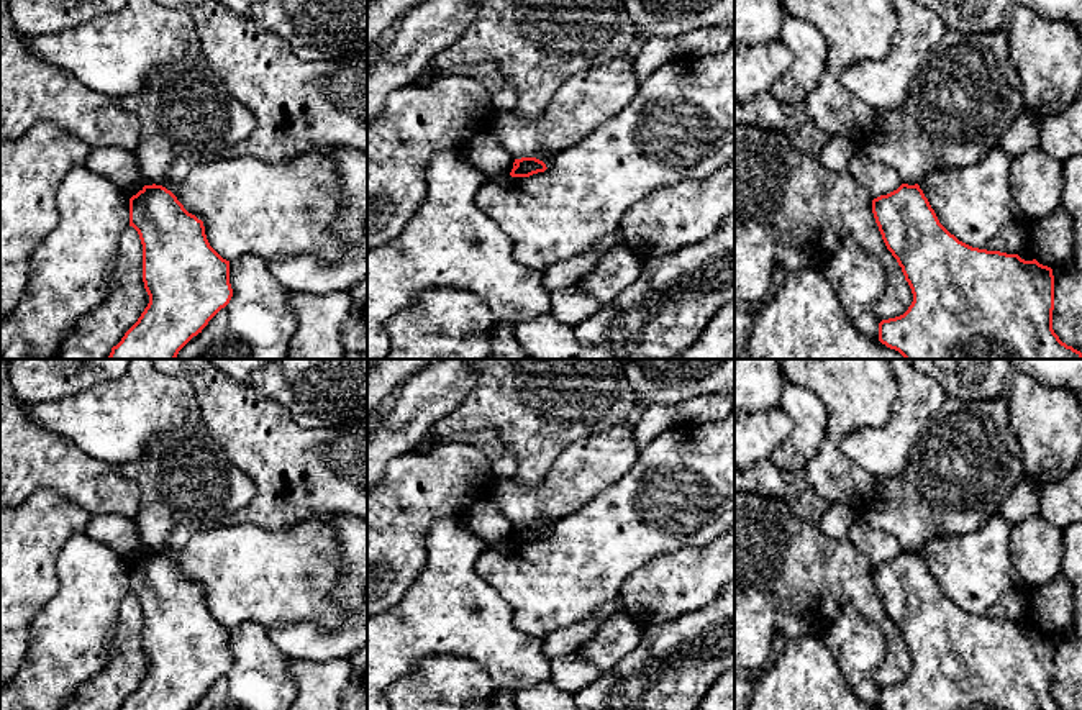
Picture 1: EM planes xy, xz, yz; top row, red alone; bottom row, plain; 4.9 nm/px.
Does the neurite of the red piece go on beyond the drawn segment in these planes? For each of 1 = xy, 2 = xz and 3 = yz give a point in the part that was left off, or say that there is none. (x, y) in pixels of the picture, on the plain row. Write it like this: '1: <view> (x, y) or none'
1: none
2: none
3: none

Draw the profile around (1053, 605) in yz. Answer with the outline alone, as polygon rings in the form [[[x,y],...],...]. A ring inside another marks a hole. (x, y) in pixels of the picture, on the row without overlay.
[[[1061,571],[1034,590],[1031,605],[1034,626],[1048,635],[1057,635],[1074,621],[1074,589]]]

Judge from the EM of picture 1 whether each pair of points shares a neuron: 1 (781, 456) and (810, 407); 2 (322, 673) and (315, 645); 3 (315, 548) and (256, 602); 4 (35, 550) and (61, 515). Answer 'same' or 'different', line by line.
1: same
2: different
3: same
4: same

